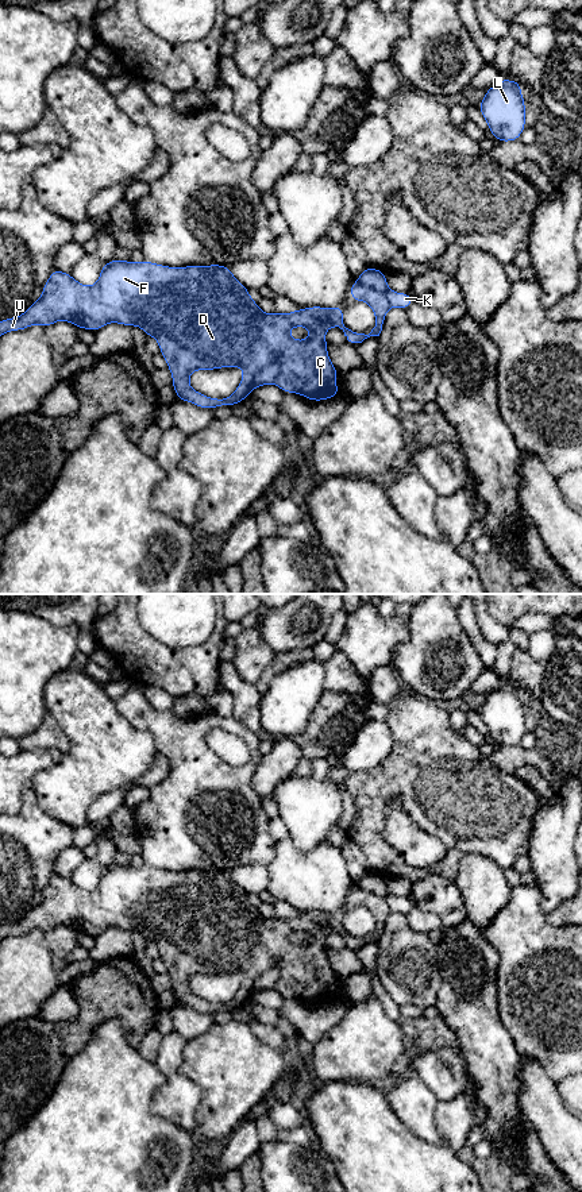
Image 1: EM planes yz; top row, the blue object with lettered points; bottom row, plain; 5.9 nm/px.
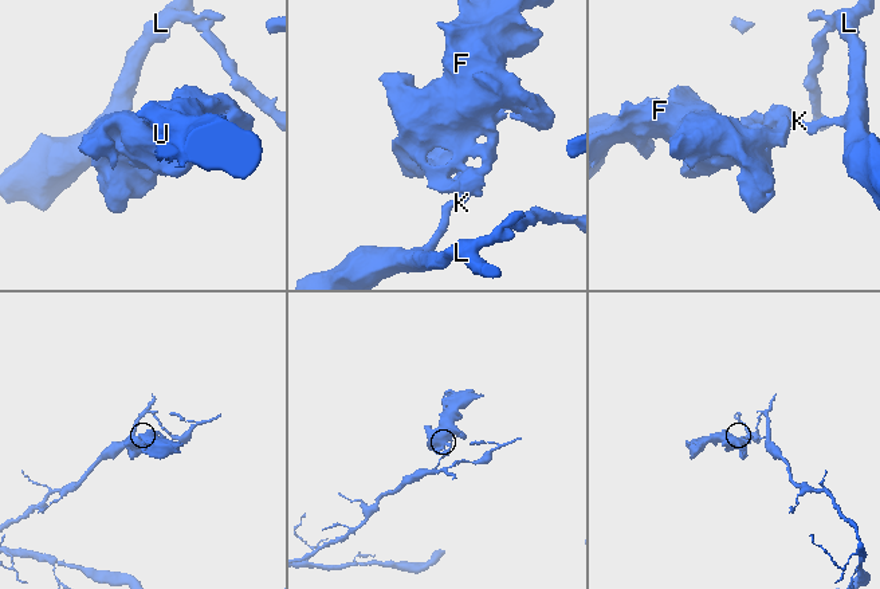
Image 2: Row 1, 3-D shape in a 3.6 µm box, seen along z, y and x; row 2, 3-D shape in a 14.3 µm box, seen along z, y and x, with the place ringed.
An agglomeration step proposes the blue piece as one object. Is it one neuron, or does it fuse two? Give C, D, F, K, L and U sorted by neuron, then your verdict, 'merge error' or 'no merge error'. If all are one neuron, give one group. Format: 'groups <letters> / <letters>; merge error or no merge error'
groups C D F U / K L; merge error

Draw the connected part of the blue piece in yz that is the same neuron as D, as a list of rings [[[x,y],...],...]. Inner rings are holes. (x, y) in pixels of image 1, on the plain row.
[[[112,864],[103,869],[99,886],[93,891],[82,890],[72,879],[54,873],[39,904],[19,922],[0,926],[0,941],[35,929],[46,933],[59,925],[93,937],[108,927],[138,930],[147,941],[158,945],[159,957],[171,977],[171,990],[180,1006],[192,1007],[203,1014],[234,1011],[250,1000],[253,983],[273,967],[280,969],[280,980],[274,988],[284,998],[301,999],[311,1006],[324,1006],[342,999],[336,992],[339,976],[327,957],[327,934],[339,931],[344,937],[346,946],[356,950],[370,941],[379,941],[385,921],[392,911],[383,898],[359,887],[350,891],[350,898],[351,906],[365,906],[374,917],[375,930],[369,940],[344,931],[344,911],[309,911],[290,918],[263,918],[258,907],[251,904],[248,894],[232,880],[230,871],[169,872],[149,865],[134,868]],[[293,931],[307,931],[311,941],[307,945],[290,942],[288,936]],[[235,971],[243,973],[243,984],[227,1003],[211,1003],[189,991],[189,981],[196,975]]]

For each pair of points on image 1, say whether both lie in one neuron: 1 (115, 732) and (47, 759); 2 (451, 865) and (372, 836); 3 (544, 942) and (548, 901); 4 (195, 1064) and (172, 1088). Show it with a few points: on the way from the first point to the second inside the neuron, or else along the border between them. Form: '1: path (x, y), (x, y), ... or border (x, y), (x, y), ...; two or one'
1: border (64, 753), (56, 764), (37, 772); two
2: path (451, 830), (412, 790), (392, 790), (381, 801); one
3: border (538, 884), (540, 905), (547, 914); two
4: border (185, 1044), (180, 1072), (199, 1088), (199, 1103); two

